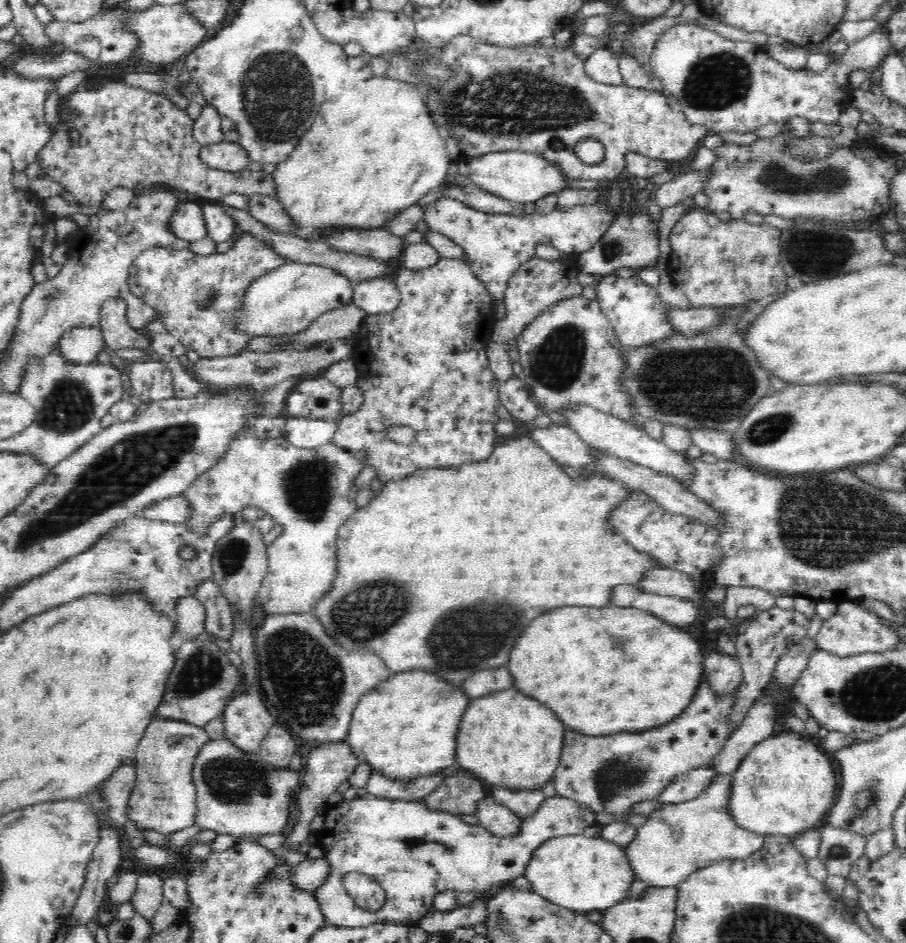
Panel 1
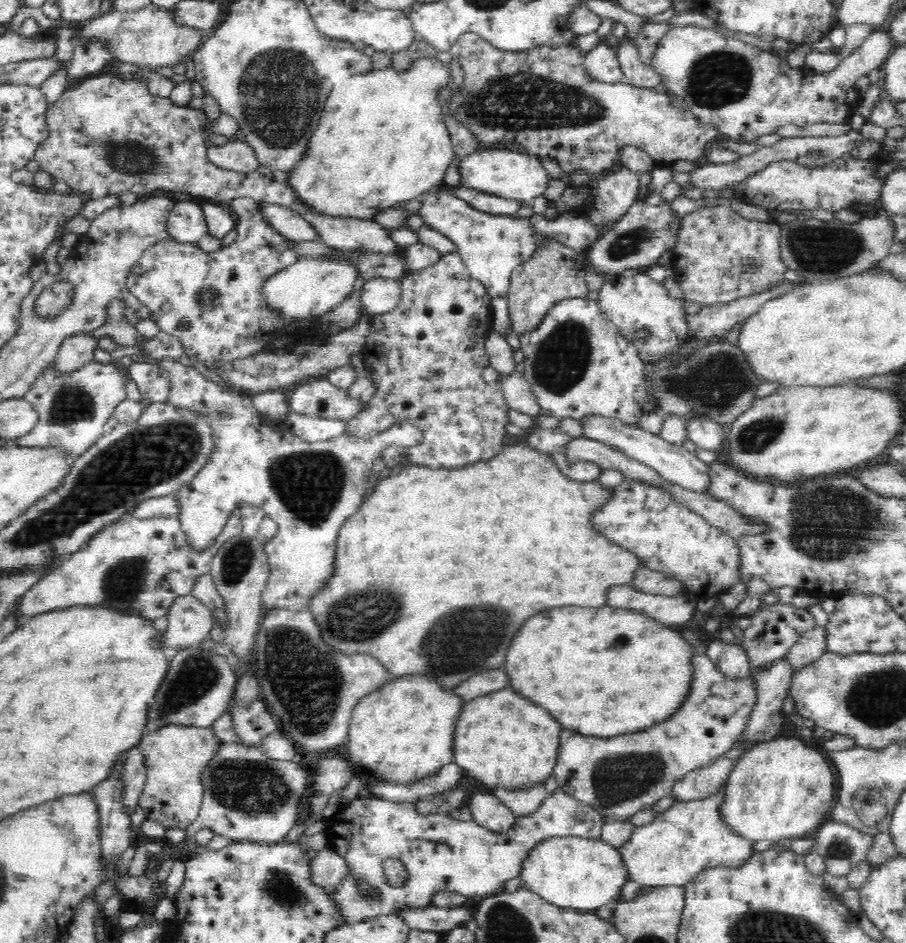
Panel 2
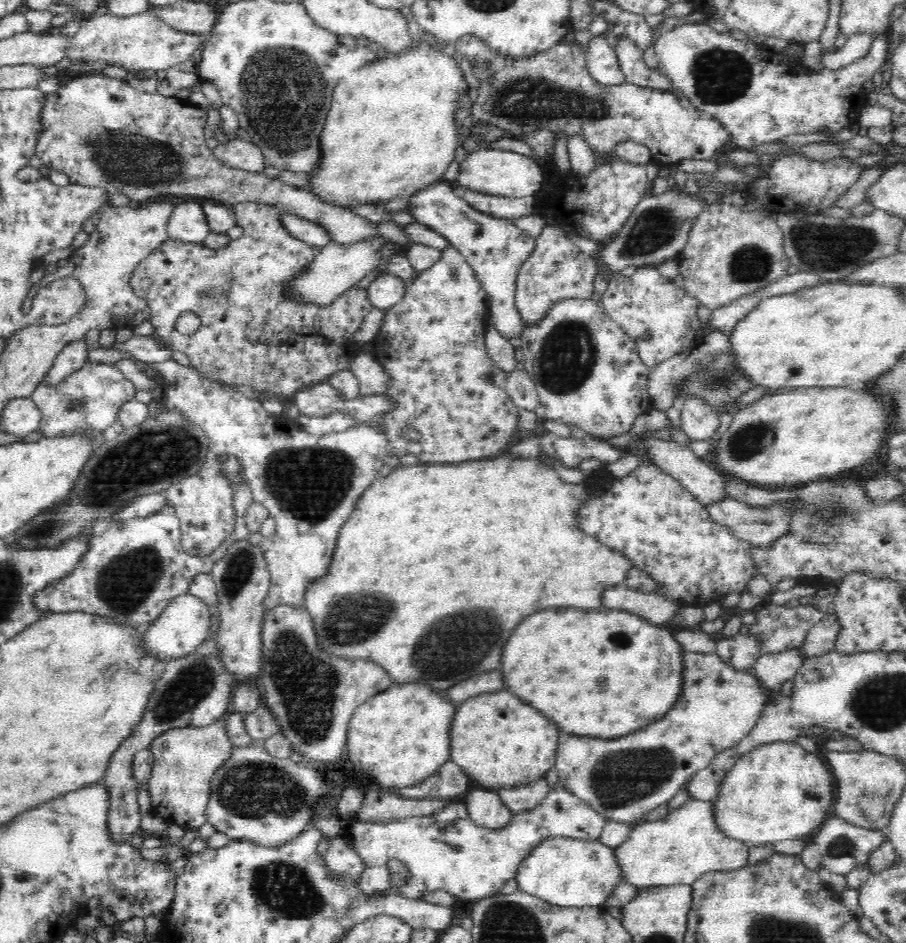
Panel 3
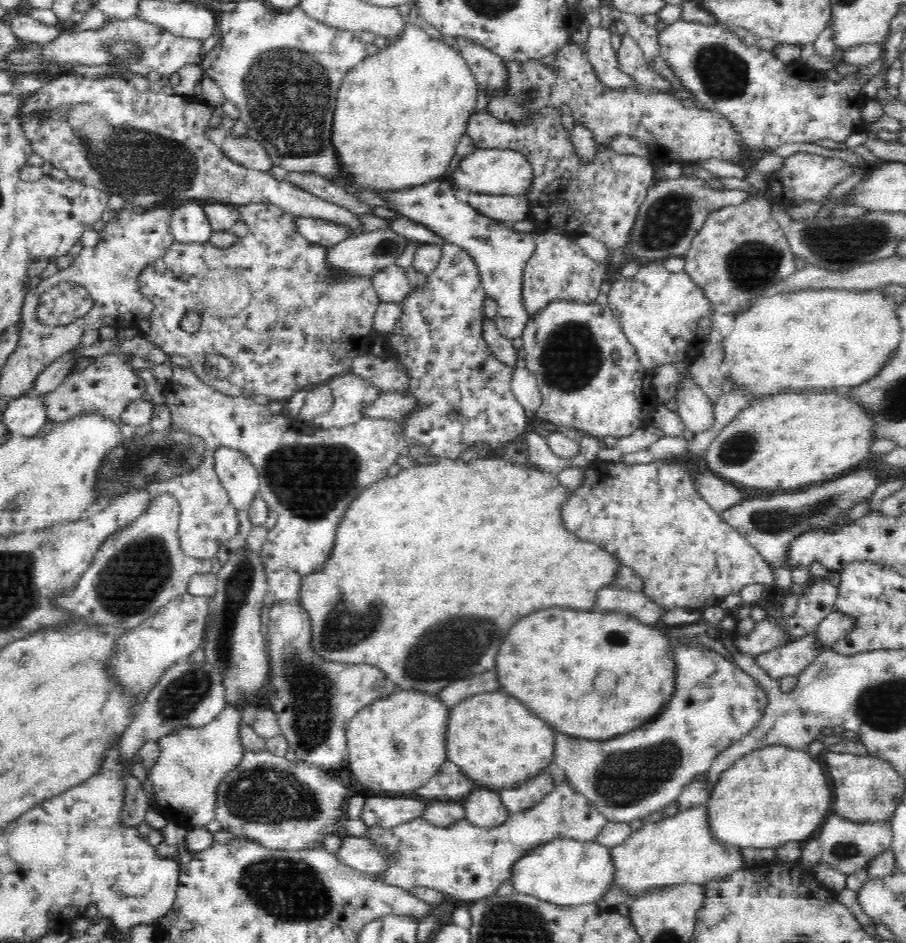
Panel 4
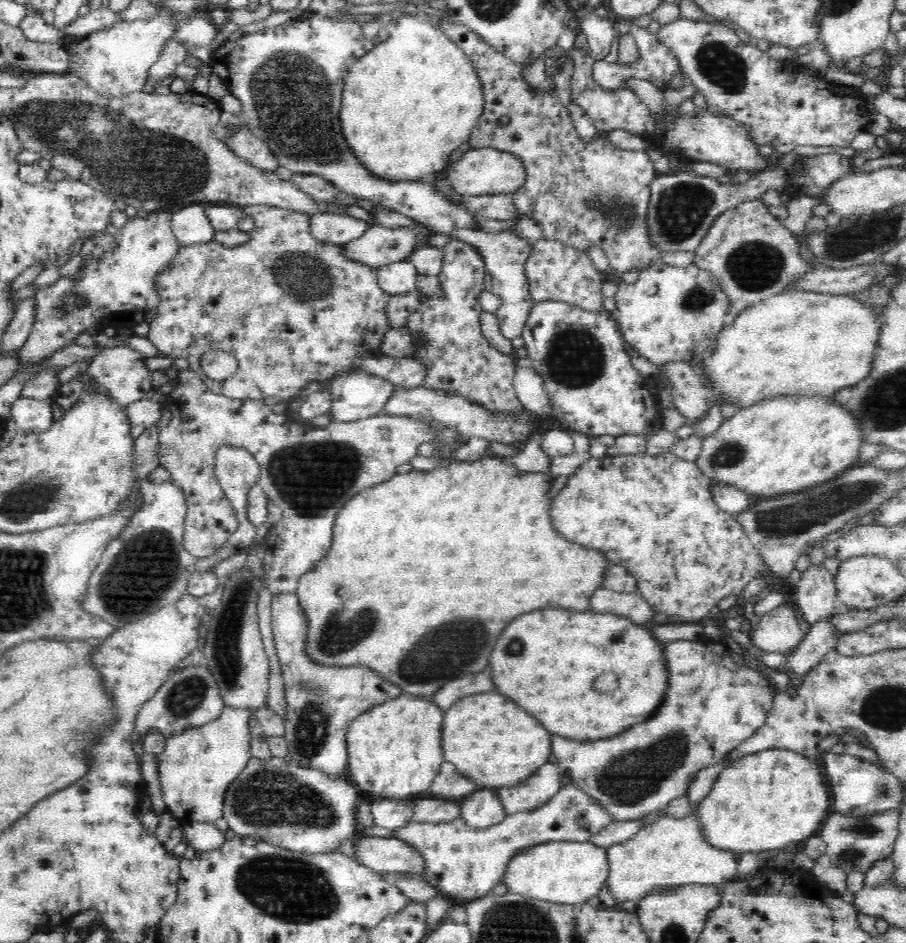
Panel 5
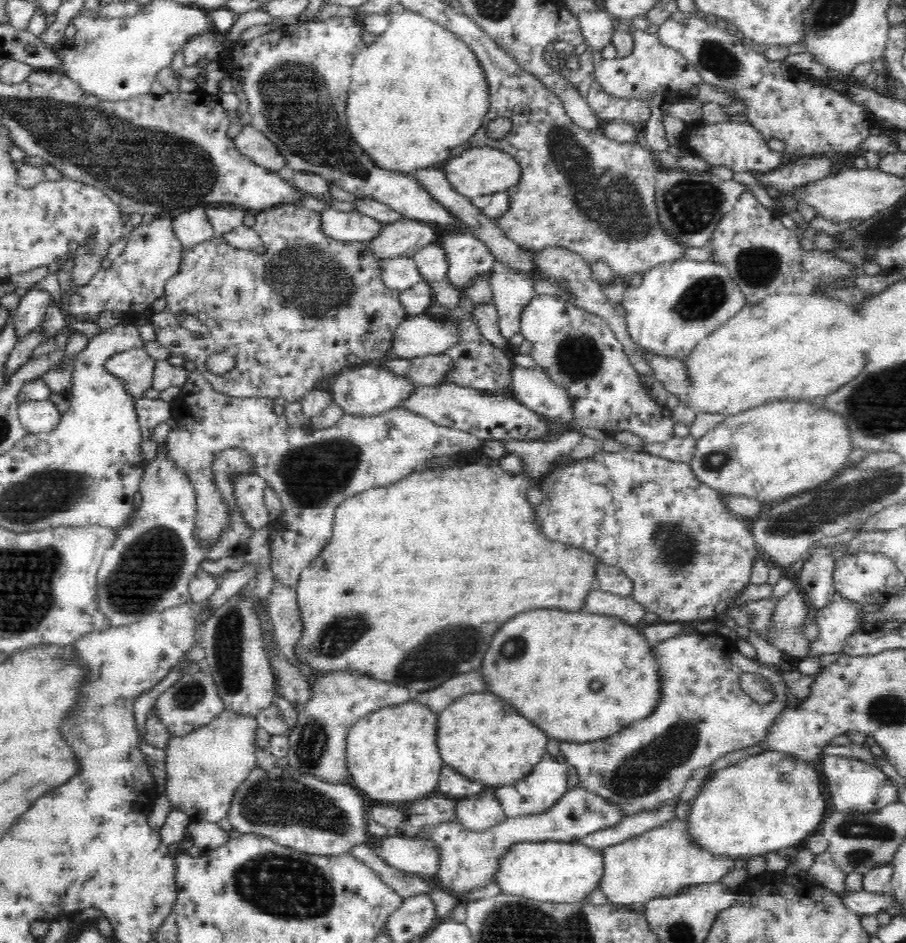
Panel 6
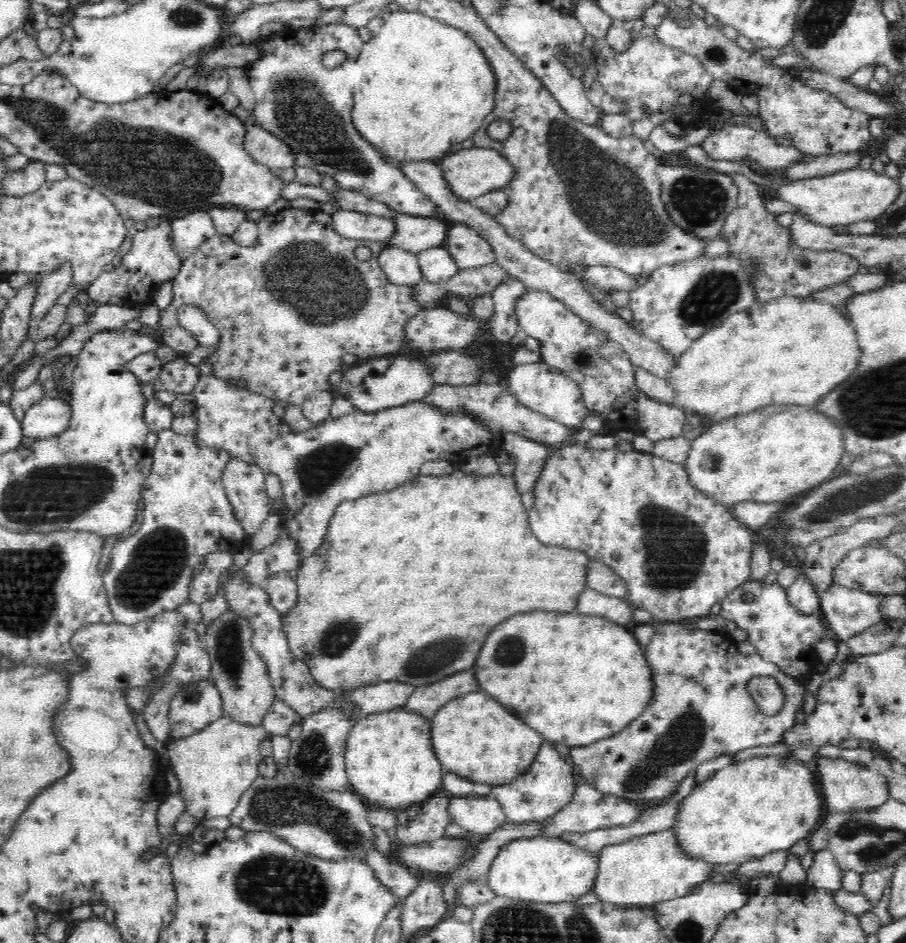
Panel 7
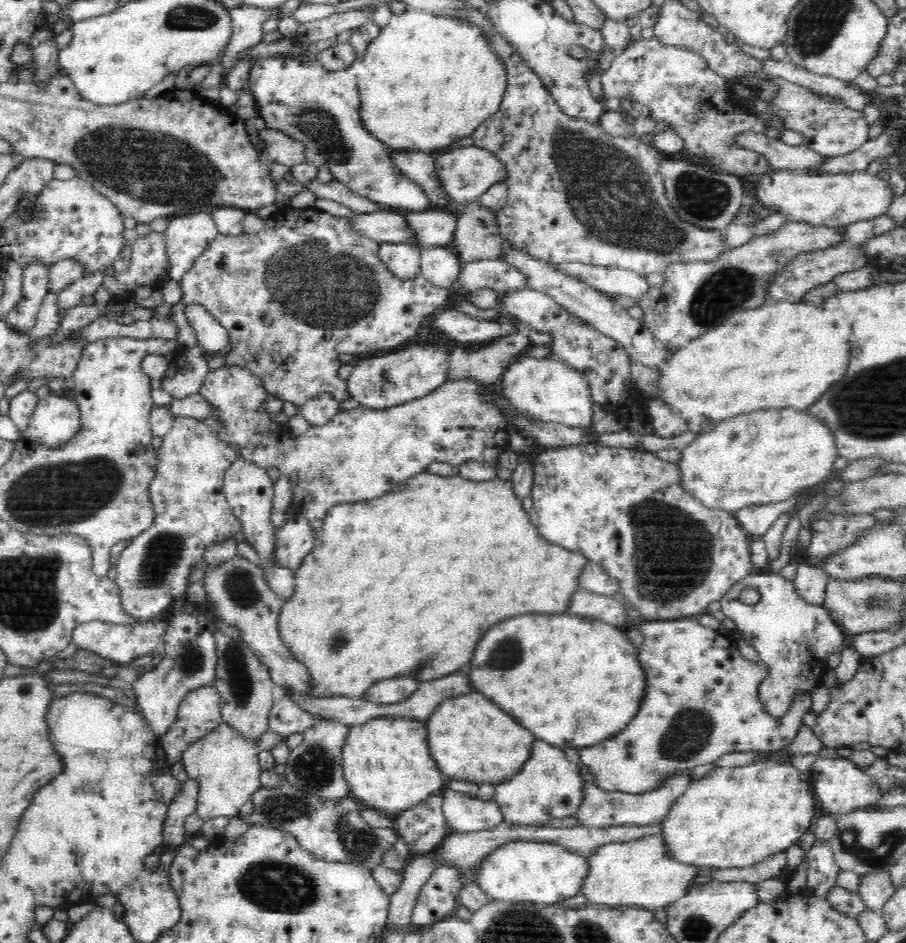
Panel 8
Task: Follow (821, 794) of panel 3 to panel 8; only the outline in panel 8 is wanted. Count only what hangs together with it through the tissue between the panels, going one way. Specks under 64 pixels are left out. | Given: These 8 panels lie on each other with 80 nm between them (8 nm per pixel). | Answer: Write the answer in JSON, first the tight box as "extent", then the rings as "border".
{"extent":[662,760,818,868],"border":[[[756,760],[745,766],[716,767],[701,780],[692,781],[662,819],[662,834],[669,854],[678,861],[701,867],[738,868],[756,864],[800,843],[800,836],[814,824],[816,812],[818,802],[809,772],[802,772],[791,762]]]}

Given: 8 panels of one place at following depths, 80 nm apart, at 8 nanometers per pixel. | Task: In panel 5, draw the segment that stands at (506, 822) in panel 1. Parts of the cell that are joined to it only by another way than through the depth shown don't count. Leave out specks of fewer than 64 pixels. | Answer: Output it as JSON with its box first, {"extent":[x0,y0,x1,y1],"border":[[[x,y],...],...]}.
{"extent":[460,788,508,829],"border":[[[485,788],[470,793],[460,810],[468,826],[481,829],[500,824],[508,815],[496,791]]]}

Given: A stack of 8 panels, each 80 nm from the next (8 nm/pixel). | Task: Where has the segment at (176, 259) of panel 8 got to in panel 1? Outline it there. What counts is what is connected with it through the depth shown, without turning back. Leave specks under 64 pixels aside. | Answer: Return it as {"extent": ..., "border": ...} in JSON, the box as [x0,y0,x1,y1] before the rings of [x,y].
{"extent":[171,204,207,244],"border":[[[179,204],[171,216],[173,234],[189,244],[206,238],[207,229],[200,204]]]}

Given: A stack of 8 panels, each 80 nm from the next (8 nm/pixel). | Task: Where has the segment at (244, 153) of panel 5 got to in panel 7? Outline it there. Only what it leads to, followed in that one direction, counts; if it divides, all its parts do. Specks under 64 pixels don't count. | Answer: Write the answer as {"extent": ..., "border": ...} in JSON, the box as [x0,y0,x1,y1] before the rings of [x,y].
{"extent":[242,124,293,171],"border":[[[245,124],[242,135],[244,150],[258,163],[273,171],[280,171],[293,166],[293,156],[289,148],[268,134],[262,128]]]}

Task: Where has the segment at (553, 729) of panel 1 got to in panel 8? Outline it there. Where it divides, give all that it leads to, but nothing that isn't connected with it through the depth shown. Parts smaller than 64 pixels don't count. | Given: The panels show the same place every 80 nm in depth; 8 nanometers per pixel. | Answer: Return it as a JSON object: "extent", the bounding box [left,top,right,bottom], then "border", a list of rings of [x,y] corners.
{"extent":[425,692,536,786],"border":[[[480,692],[442,702],[425,724],[428,724],[428,744],[438,768],[446,776],[474,783],[496,786],[516,777],[530,760],[536,742],[530,730],[520,726]]]}

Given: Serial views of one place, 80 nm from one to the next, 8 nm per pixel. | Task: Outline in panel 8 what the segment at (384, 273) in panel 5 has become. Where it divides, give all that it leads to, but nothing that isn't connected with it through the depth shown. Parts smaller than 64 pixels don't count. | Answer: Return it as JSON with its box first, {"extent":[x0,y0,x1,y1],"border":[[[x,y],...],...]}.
{"extent":[378,243,421,280],"border":[[[382,243],[378,257],[392,276],[402,280],[414,280],[421,275],[420,250],[409,244]]]}

